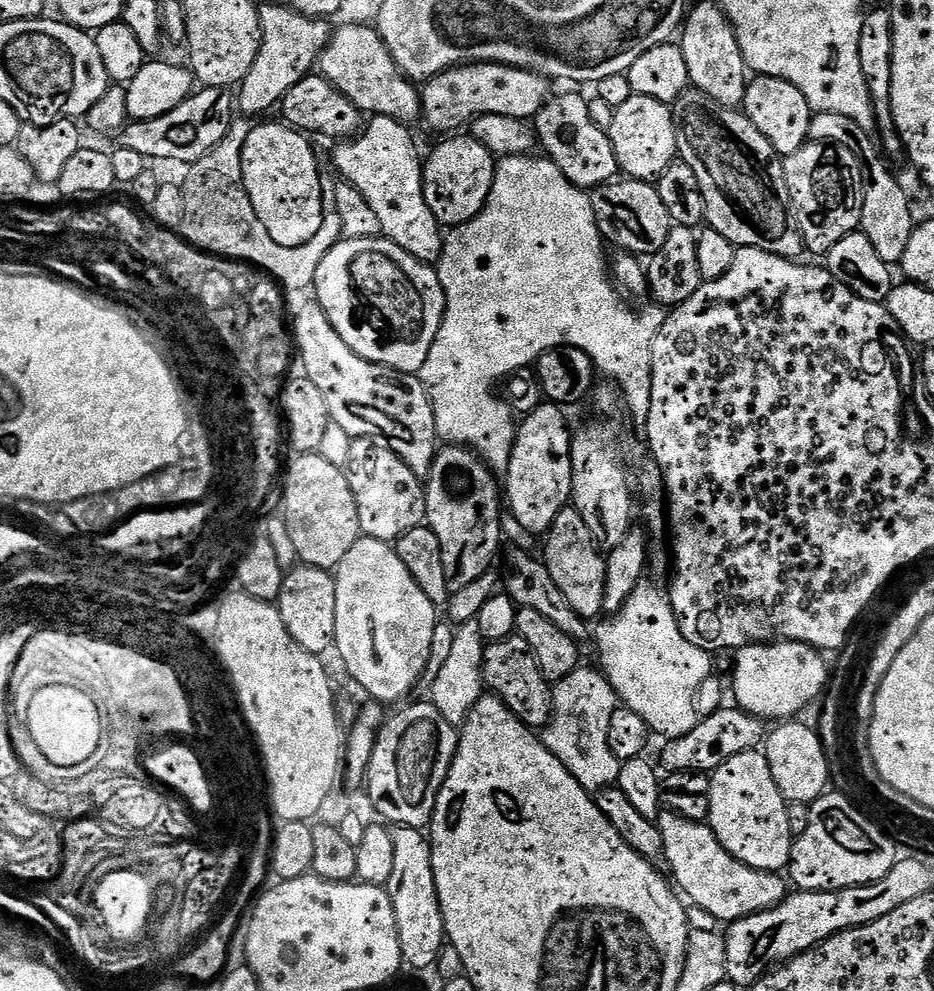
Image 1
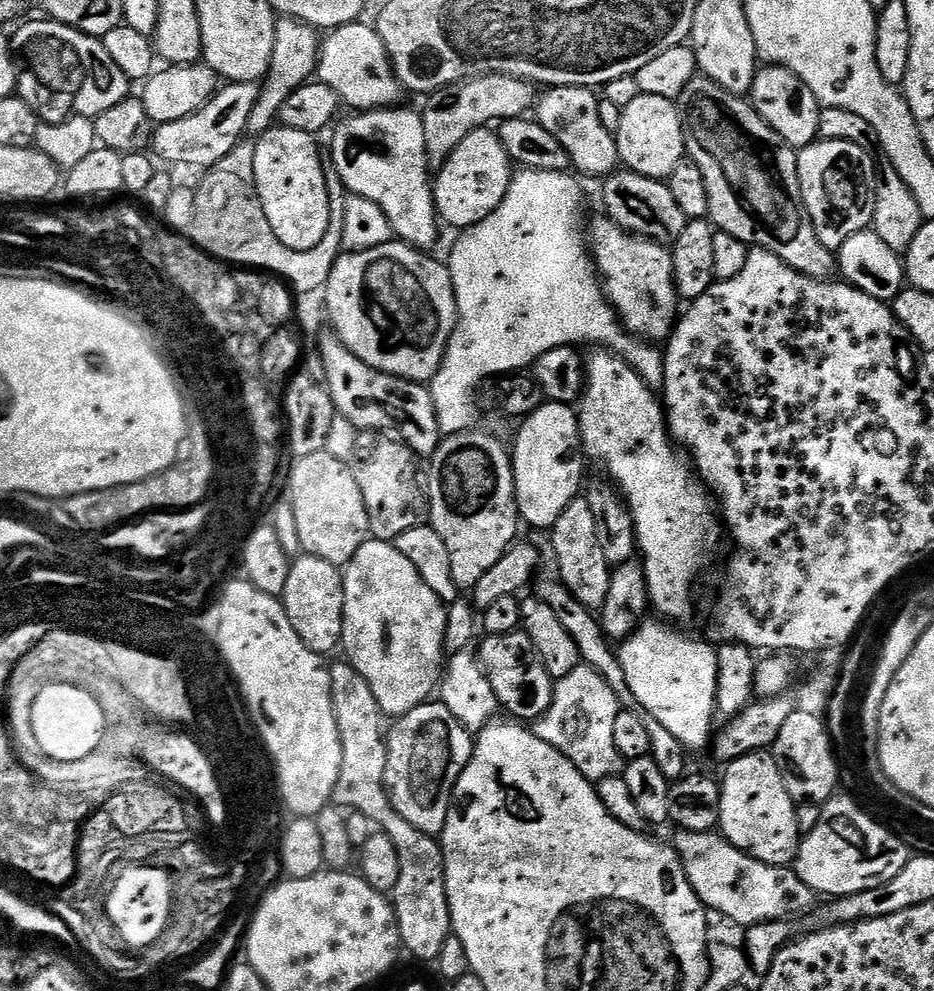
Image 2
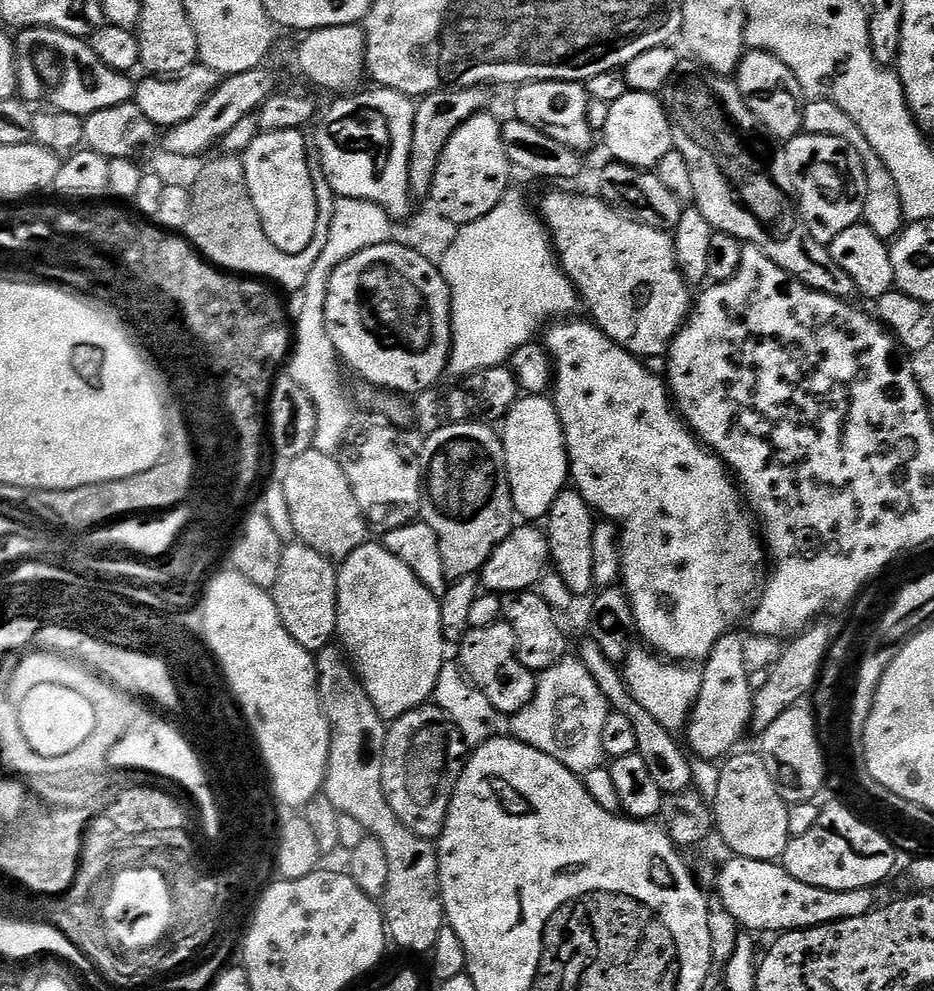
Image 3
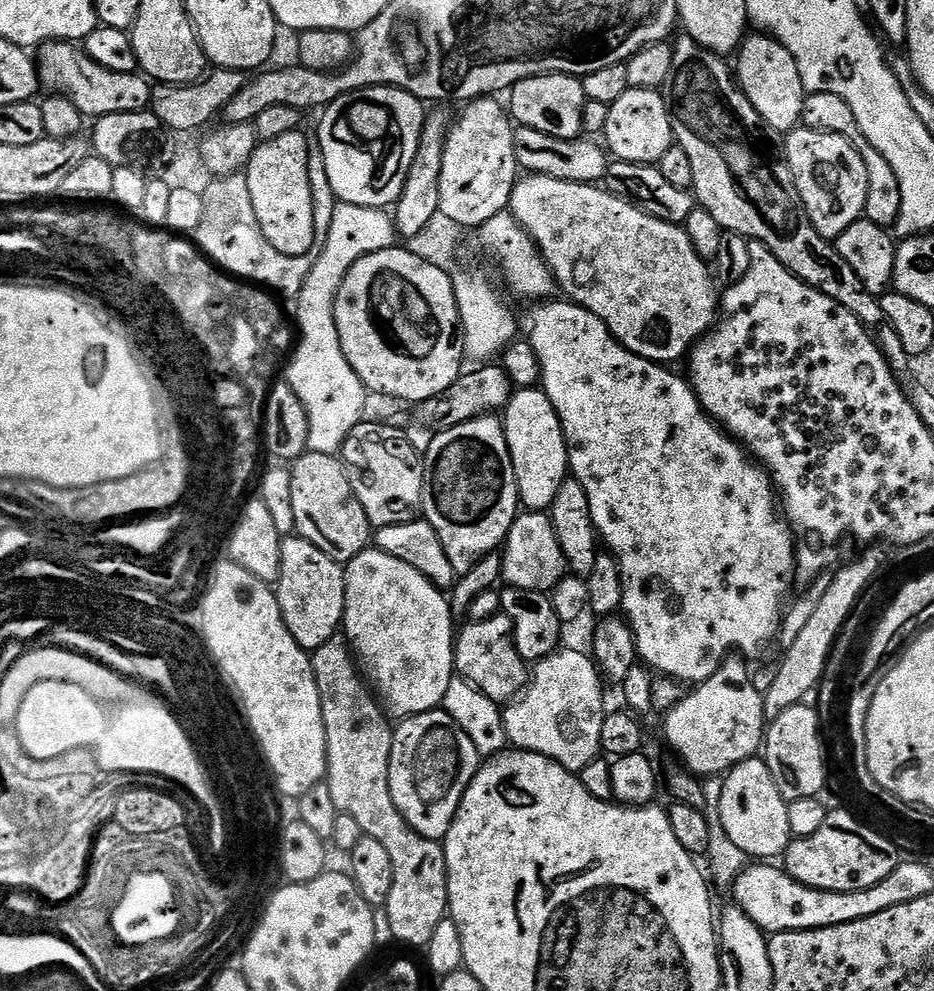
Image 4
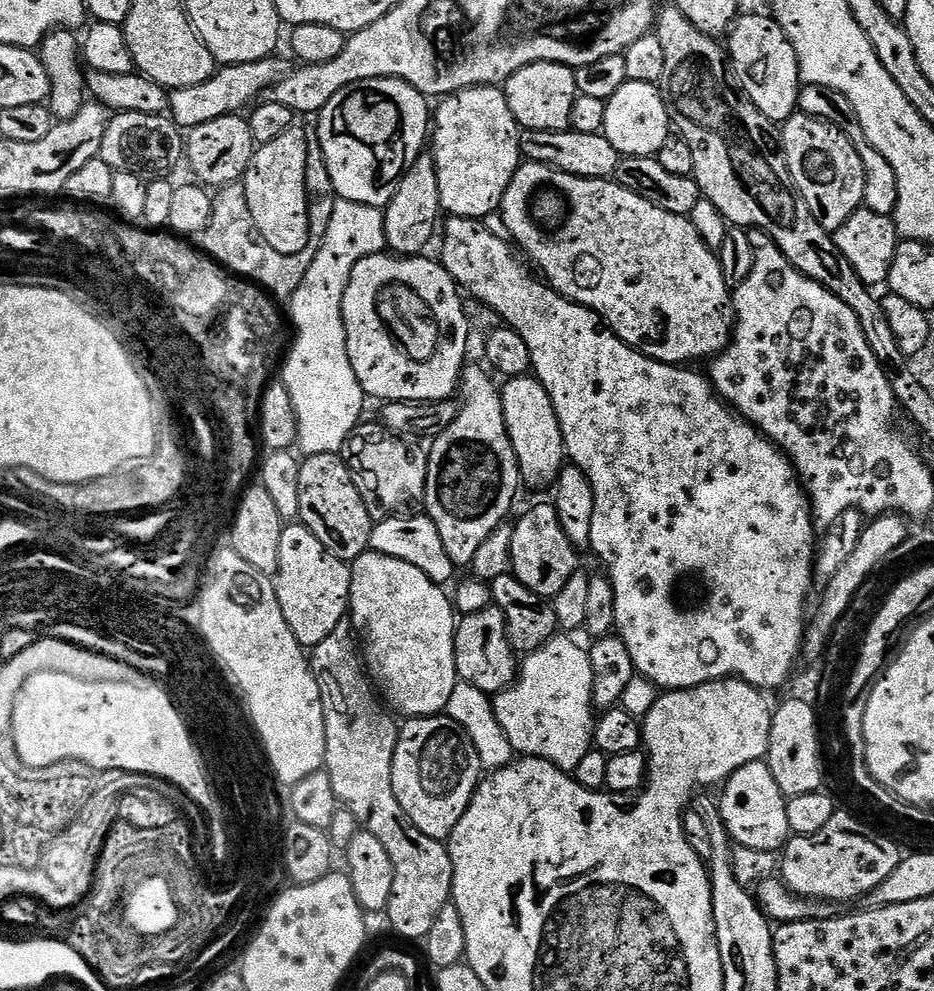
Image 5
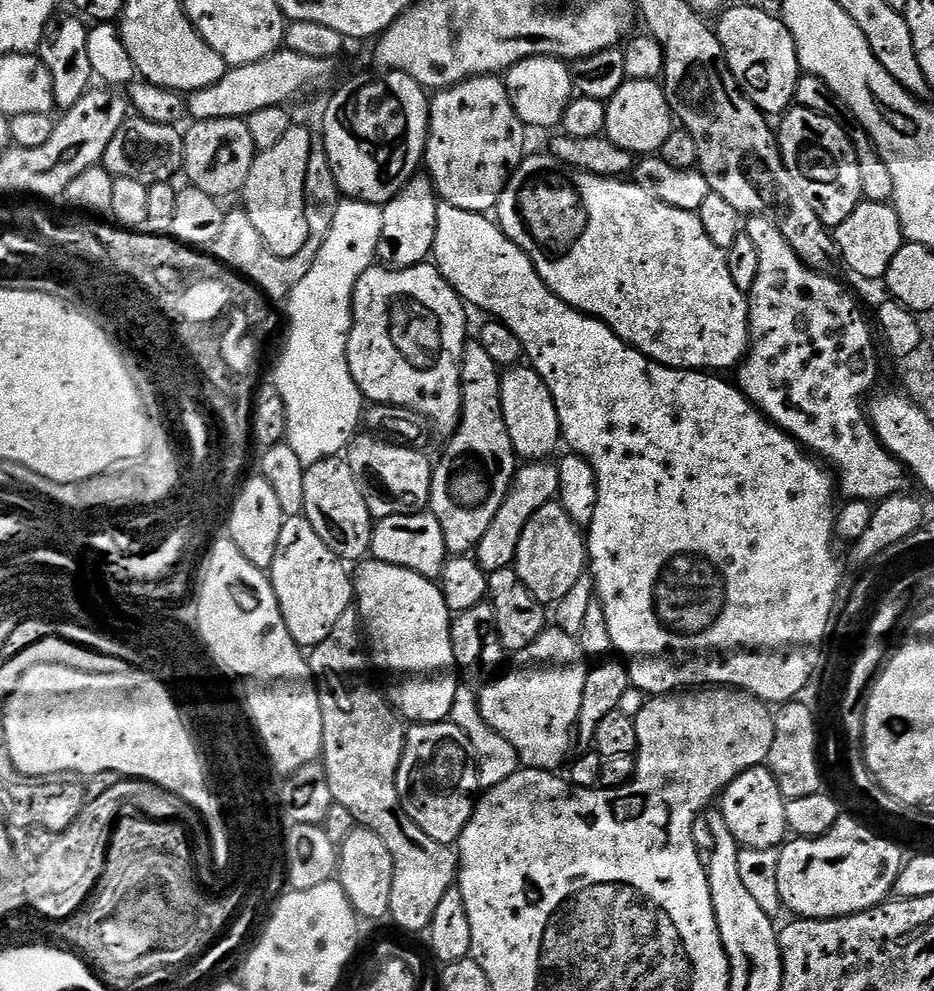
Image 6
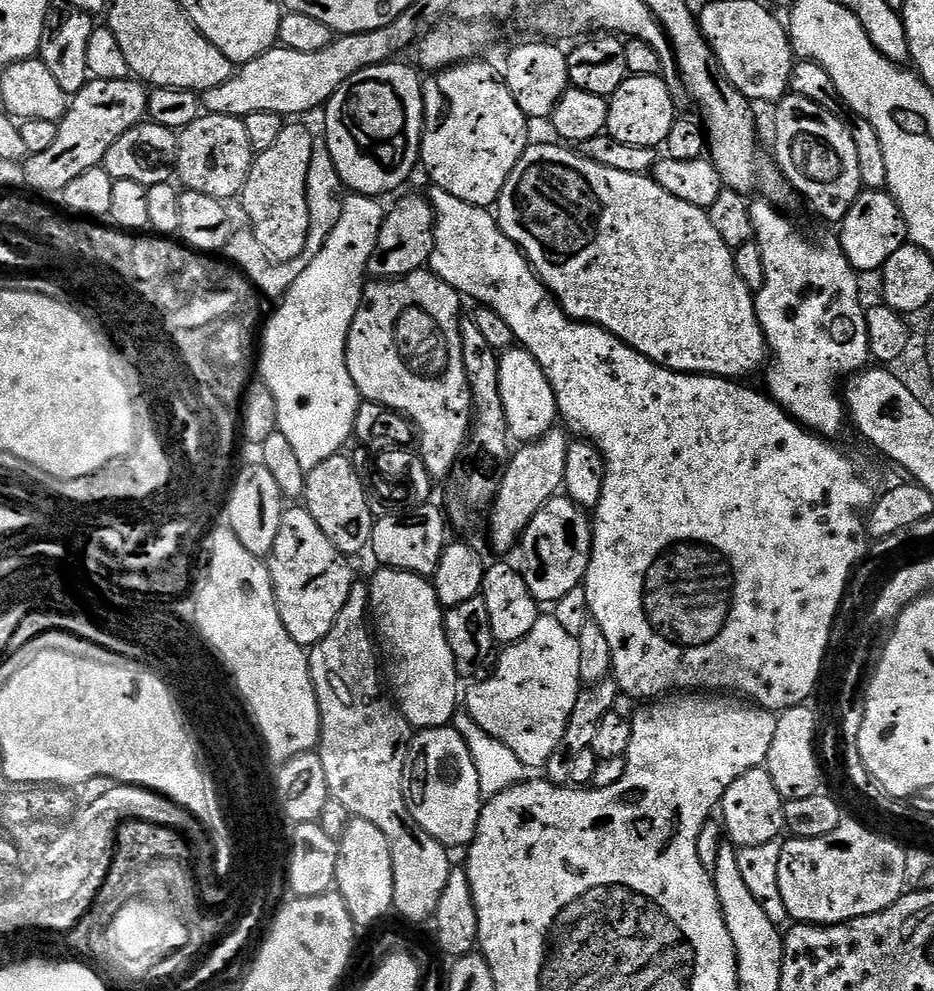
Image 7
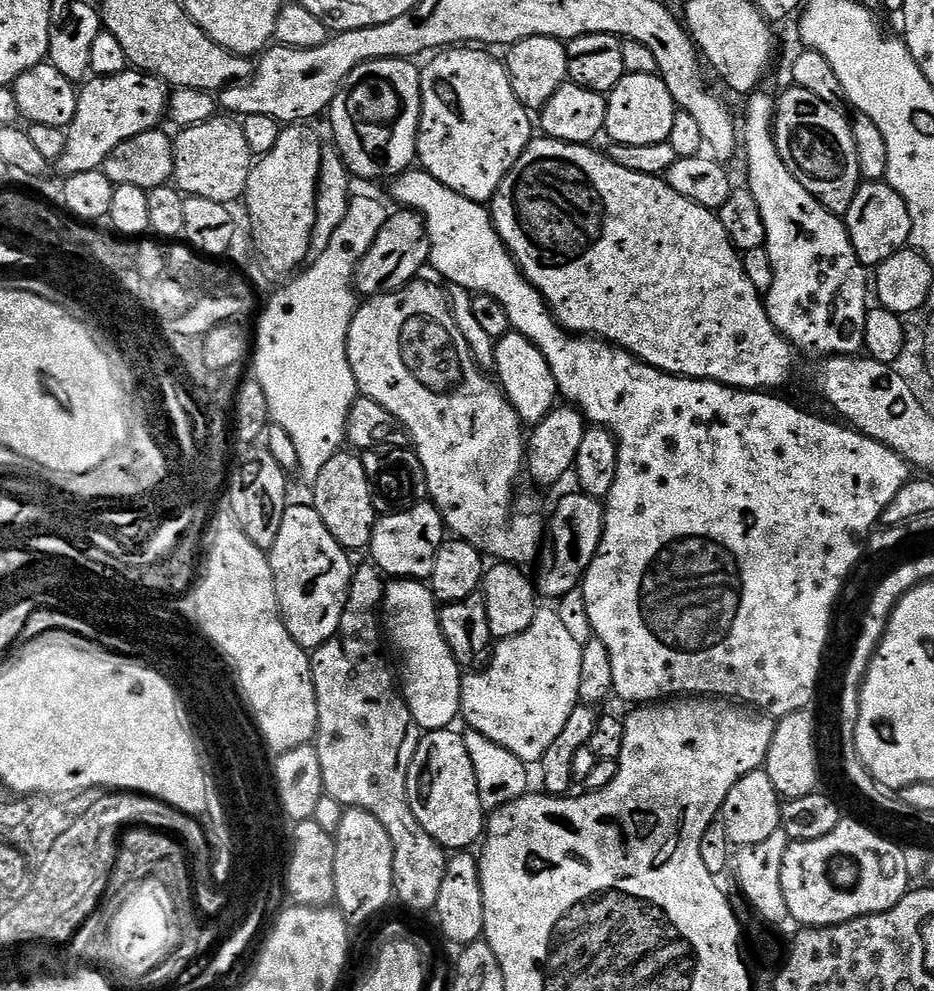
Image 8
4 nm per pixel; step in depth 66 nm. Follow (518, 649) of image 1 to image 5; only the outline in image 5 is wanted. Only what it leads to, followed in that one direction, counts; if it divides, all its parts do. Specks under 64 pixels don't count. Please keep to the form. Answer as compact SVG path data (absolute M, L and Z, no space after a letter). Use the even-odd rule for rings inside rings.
M489 606L469 616L460 616L454 634L454 662L457 677L463 683L489 694L511 688L518 679L518 656L506 634L506 618L502 610Z

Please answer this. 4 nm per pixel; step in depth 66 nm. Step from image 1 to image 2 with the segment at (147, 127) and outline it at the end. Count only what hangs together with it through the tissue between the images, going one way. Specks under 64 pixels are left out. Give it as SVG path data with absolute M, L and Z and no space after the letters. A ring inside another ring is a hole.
M228 82L217 87L216 93L194 114L186 114L186 118L178 118L178 122L155 125L151 155L168 164L201 164L201 169L212 168L245 139L250 110L254 110L259 93L256 84Z

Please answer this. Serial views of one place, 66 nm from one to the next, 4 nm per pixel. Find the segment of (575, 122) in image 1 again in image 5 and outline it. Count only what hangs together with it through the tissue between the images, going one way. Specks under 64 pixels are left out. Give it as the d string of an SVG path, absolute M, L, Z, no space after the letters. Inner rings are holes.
M534 62L530 66L522 66L518 74L514 74L502 86L504 97L510 106L510 114L520 123L521 129L530 132L567 132L571 129L570 110L574 110L576 91L576 73L564 64L554 62Z

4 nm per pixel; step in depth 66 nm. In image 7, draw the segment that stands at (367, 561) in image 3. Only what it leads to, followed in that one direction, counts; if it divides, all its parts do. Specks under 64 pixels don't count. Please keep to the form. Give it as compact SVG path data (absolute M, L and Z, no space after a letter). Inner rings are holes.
M381 567L376 571L380 572L374 573L368 584L368 607L375 635L382 648L384 643L384 648L388 651L388 660L392 663L386 668L386 672L387 675L388 672L392 675L392 688L396 691L395 703L413 729L443 728L451 725L458 711L456 699L459 696L461 699L462 688L460 692L461 681L458 679L454 654L450 650L450 642L444 629L445 609L440 607L440 599L436 597L431 579L397 568Z

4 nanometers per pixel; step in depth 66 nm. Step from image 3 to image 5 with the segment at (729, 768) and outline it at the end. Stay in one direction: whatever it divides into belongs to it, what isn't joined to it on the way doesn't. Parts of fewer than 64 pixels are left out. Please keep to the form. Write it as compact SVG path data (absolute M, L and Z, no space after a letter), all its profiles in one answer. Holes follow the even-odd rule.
M767 763L742 766L742 770L724 781L722 791L718 803L729 837L739 847L750 851L779 853L790 839L790 822L786 822L788 801L778 782L774 782L774 774L770 774Z

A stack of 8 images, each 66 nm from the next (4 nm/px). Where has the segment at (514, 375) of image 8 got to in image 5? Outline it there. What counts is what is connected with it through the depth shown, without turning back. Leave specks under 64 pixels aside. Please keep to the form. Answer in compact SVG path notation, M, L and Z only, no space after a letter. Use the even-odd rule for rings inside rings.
M535 375L514 376L505 384L508 385L503 385L500 397L504 407L506 430L518 458L520 479L527 487L529 484L532 488L555 485L556 476L566 463L566 453L558 414L554 414L554 402L550 402L550 394L546 394Z

